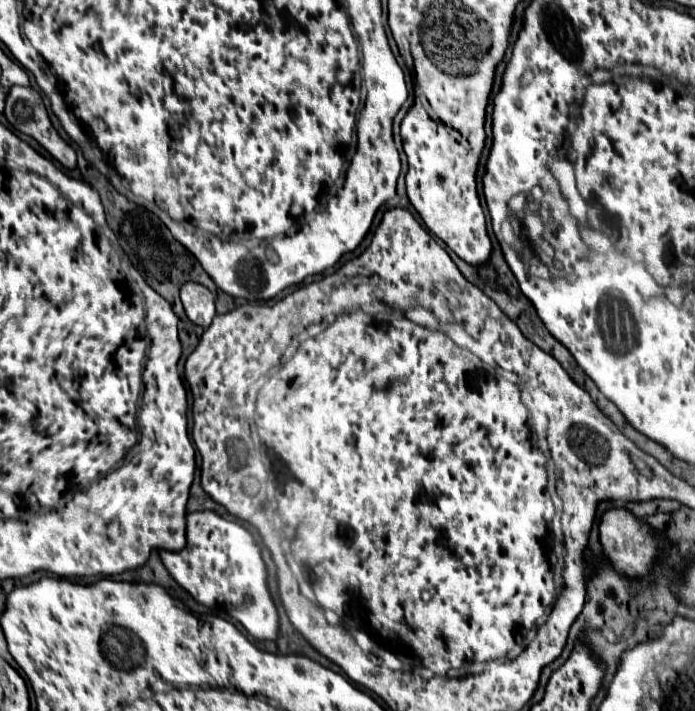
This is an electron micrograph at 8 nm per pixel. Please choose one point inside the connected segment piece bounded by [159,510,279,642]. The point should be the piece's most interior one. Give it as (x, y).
(221, 563)

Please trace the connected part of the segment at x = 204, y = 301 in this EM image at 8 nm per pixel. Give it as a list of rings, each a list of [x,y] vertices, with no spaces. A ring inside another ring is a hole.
[[[187,282],[181,288],[181,300],[185,306],[185,312],[191,322],[209,328],[213,318],[217,316],[215,312],[215,296],[197,282]]]

